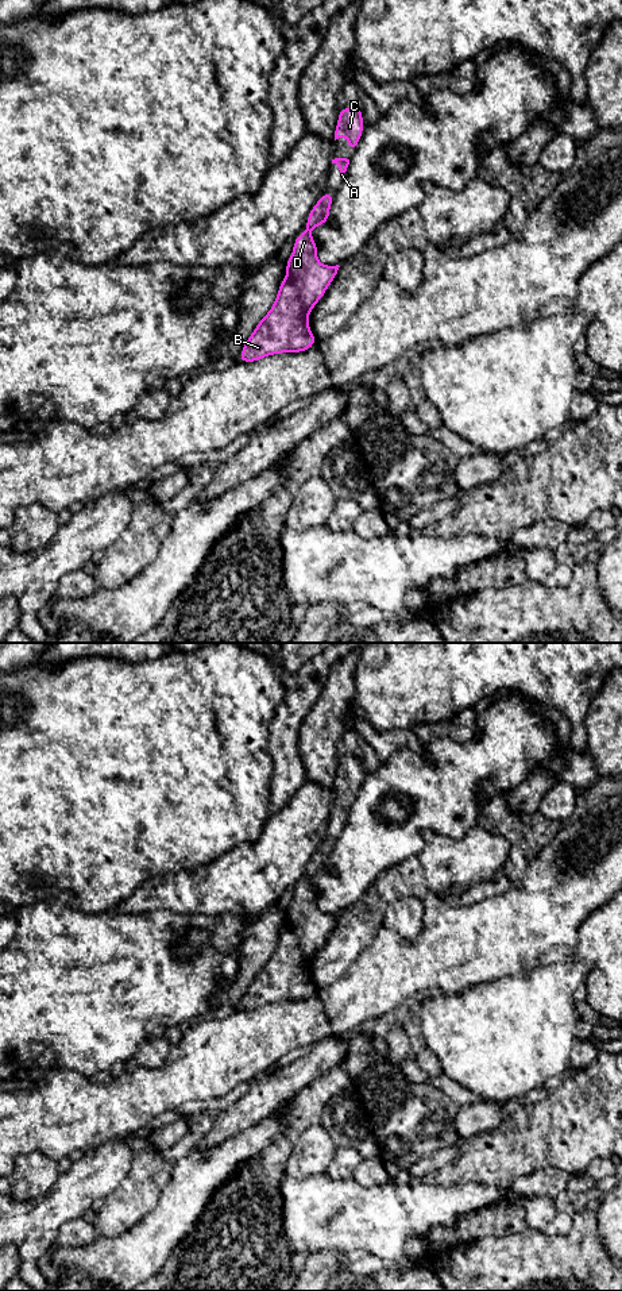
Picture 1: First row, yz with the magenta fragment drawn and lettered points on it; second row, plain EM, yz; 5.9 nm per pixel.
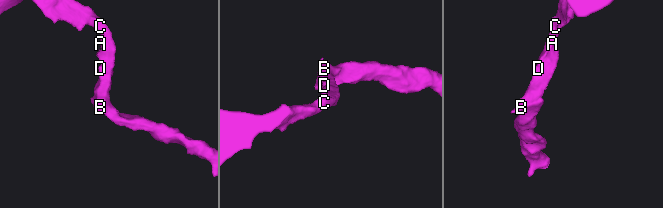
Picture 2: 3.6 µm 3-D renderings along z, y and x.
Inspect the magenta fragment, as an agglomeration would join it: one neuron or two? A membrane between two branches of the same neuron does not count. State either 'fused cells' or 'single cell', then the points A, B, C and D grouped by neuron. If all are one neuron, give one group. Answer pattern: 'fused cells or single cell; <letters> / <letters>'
single cell; A B C D

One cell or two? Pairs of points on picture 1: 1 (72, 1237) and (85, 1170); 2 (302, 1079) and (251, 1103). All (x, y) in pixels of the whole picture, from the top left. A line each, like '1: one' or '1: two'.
1: two
2: one

